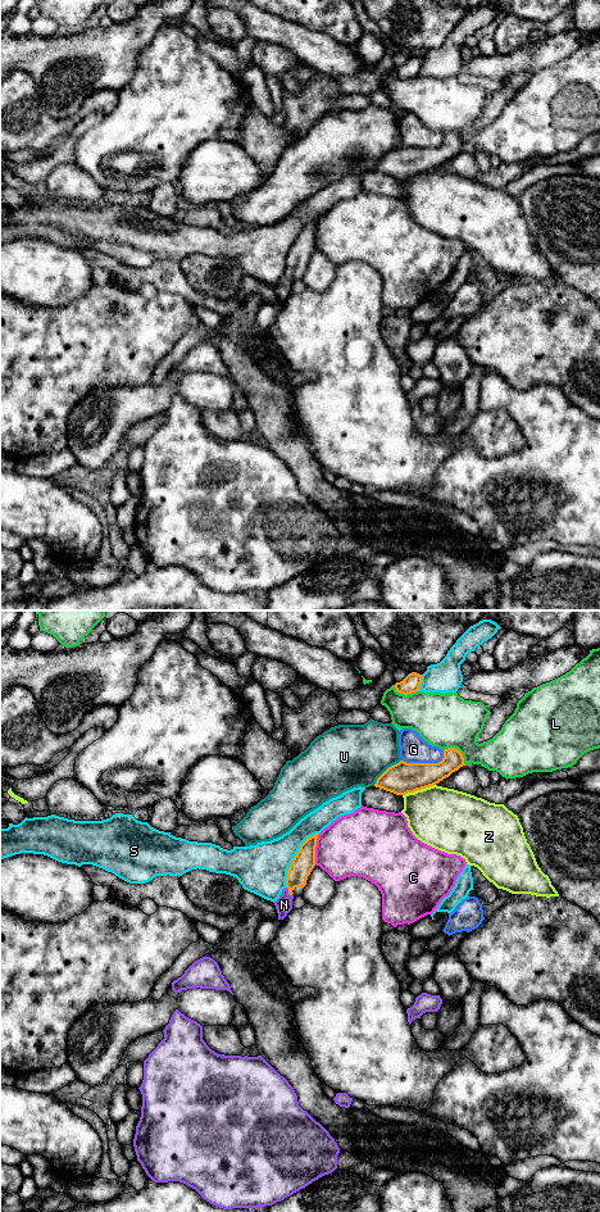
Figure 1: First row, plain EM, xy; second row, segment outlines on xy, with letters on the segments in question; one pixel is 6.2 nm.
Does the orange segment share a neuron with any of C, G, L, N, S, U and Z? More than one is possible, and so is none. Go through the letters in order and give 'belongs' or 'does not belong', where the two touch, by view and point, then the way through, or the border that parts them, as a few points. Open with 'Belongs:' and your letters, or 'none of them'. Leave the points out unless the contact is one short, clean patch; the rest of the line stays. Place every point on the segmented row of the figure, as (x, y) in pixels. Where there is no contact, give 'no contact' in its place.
Belongs: N
C: does not belong; meets orange in xy at (314, 849)
G: does not belong; meets orange in xy at (426, 763)
L: does not belong; meets orange in xy at (458, 750)
N: belongs; meets orange in xy at (289, 892); runs through xy (304, 861), (289, 892), (283, 904)
S: does not belong; meets orange in xy at (294, 857)
U: does not belong; meets orange in xy at (385, 771)
Z: does not belong; meets orange in xy at (418, 789)

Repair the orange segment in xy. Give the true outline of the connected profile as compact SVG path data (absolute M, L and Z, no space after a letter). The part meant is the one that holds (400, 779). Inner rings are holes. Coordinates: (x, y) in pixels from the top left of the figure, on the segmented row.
M447 748L438 763L406 763L400 761L388 767L377 779L374 786L396 795L405 795L438 784L463 766L465 766L463 754L455 748Z

